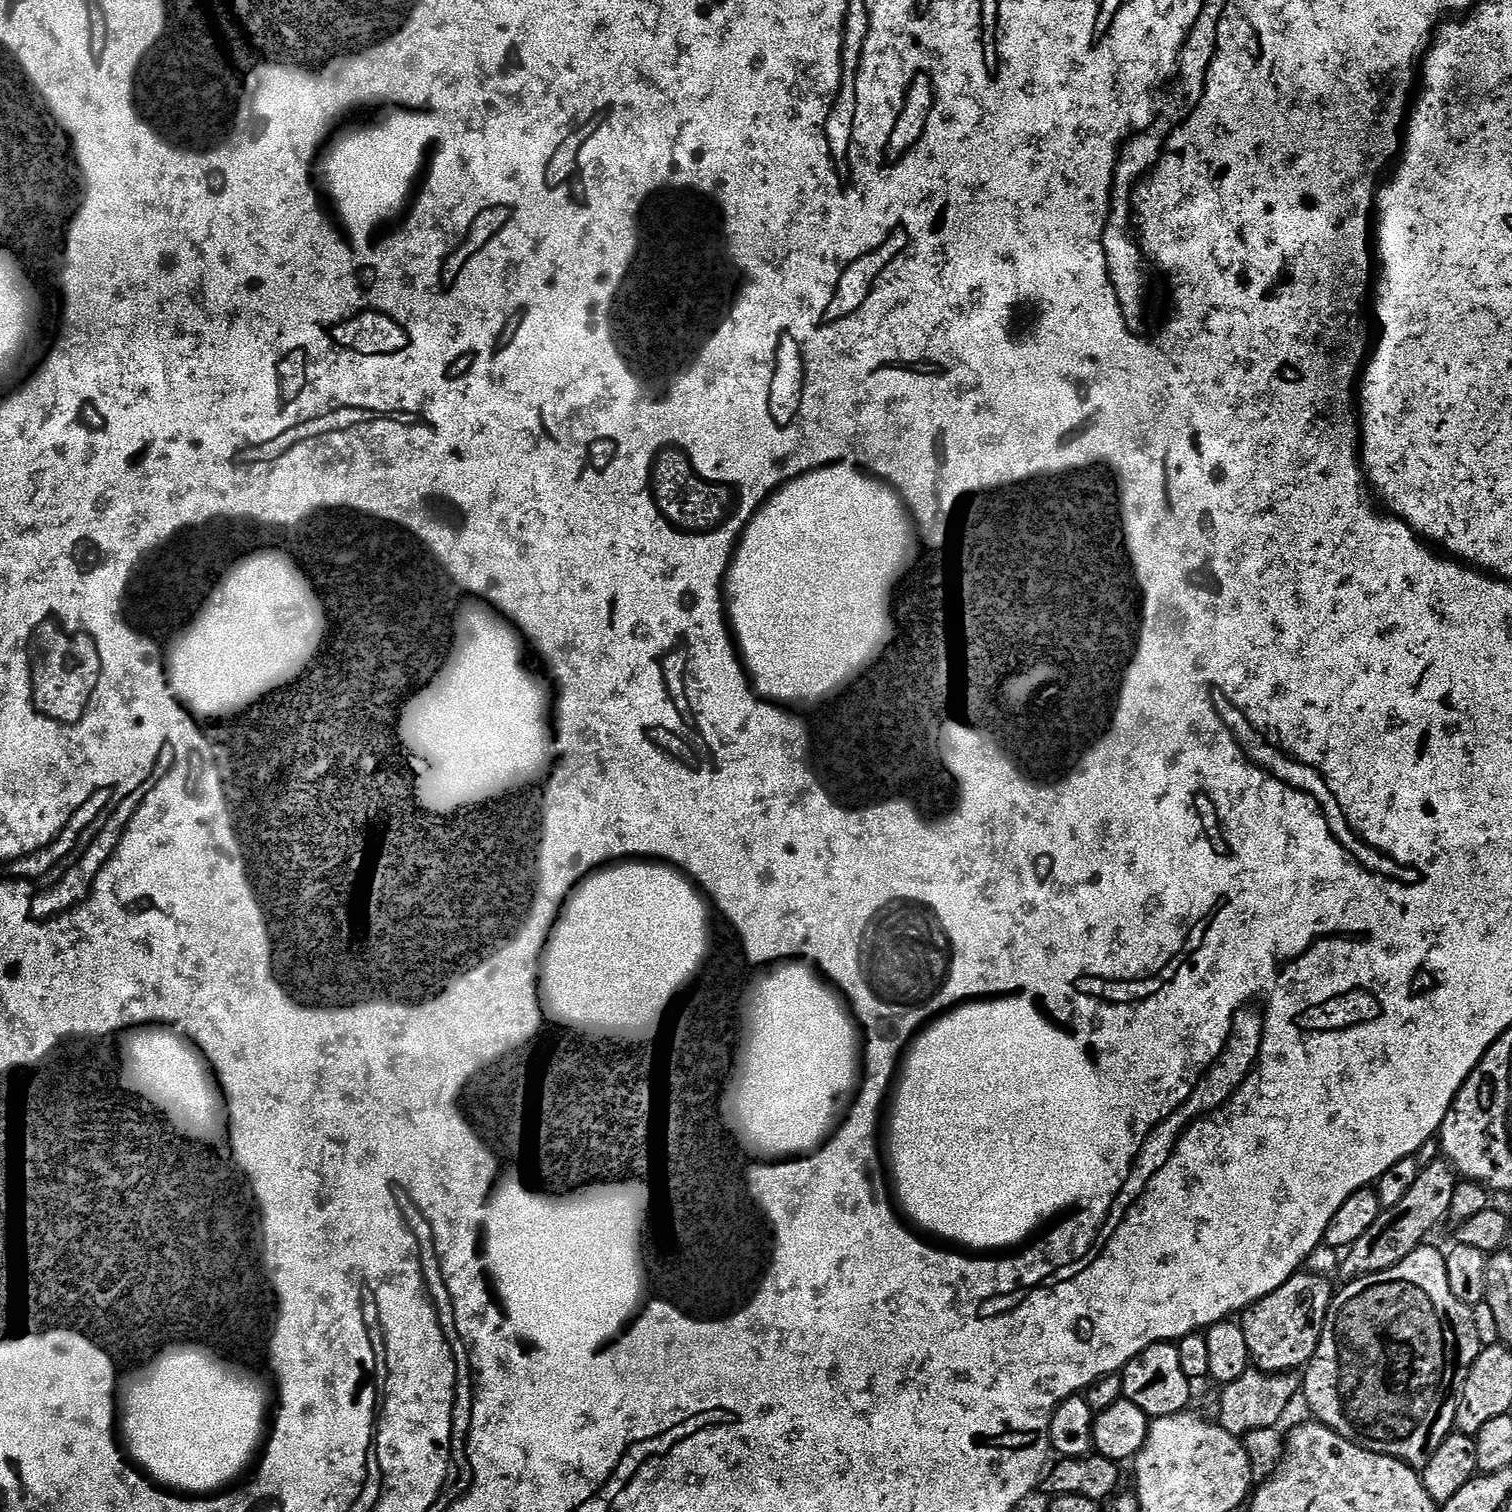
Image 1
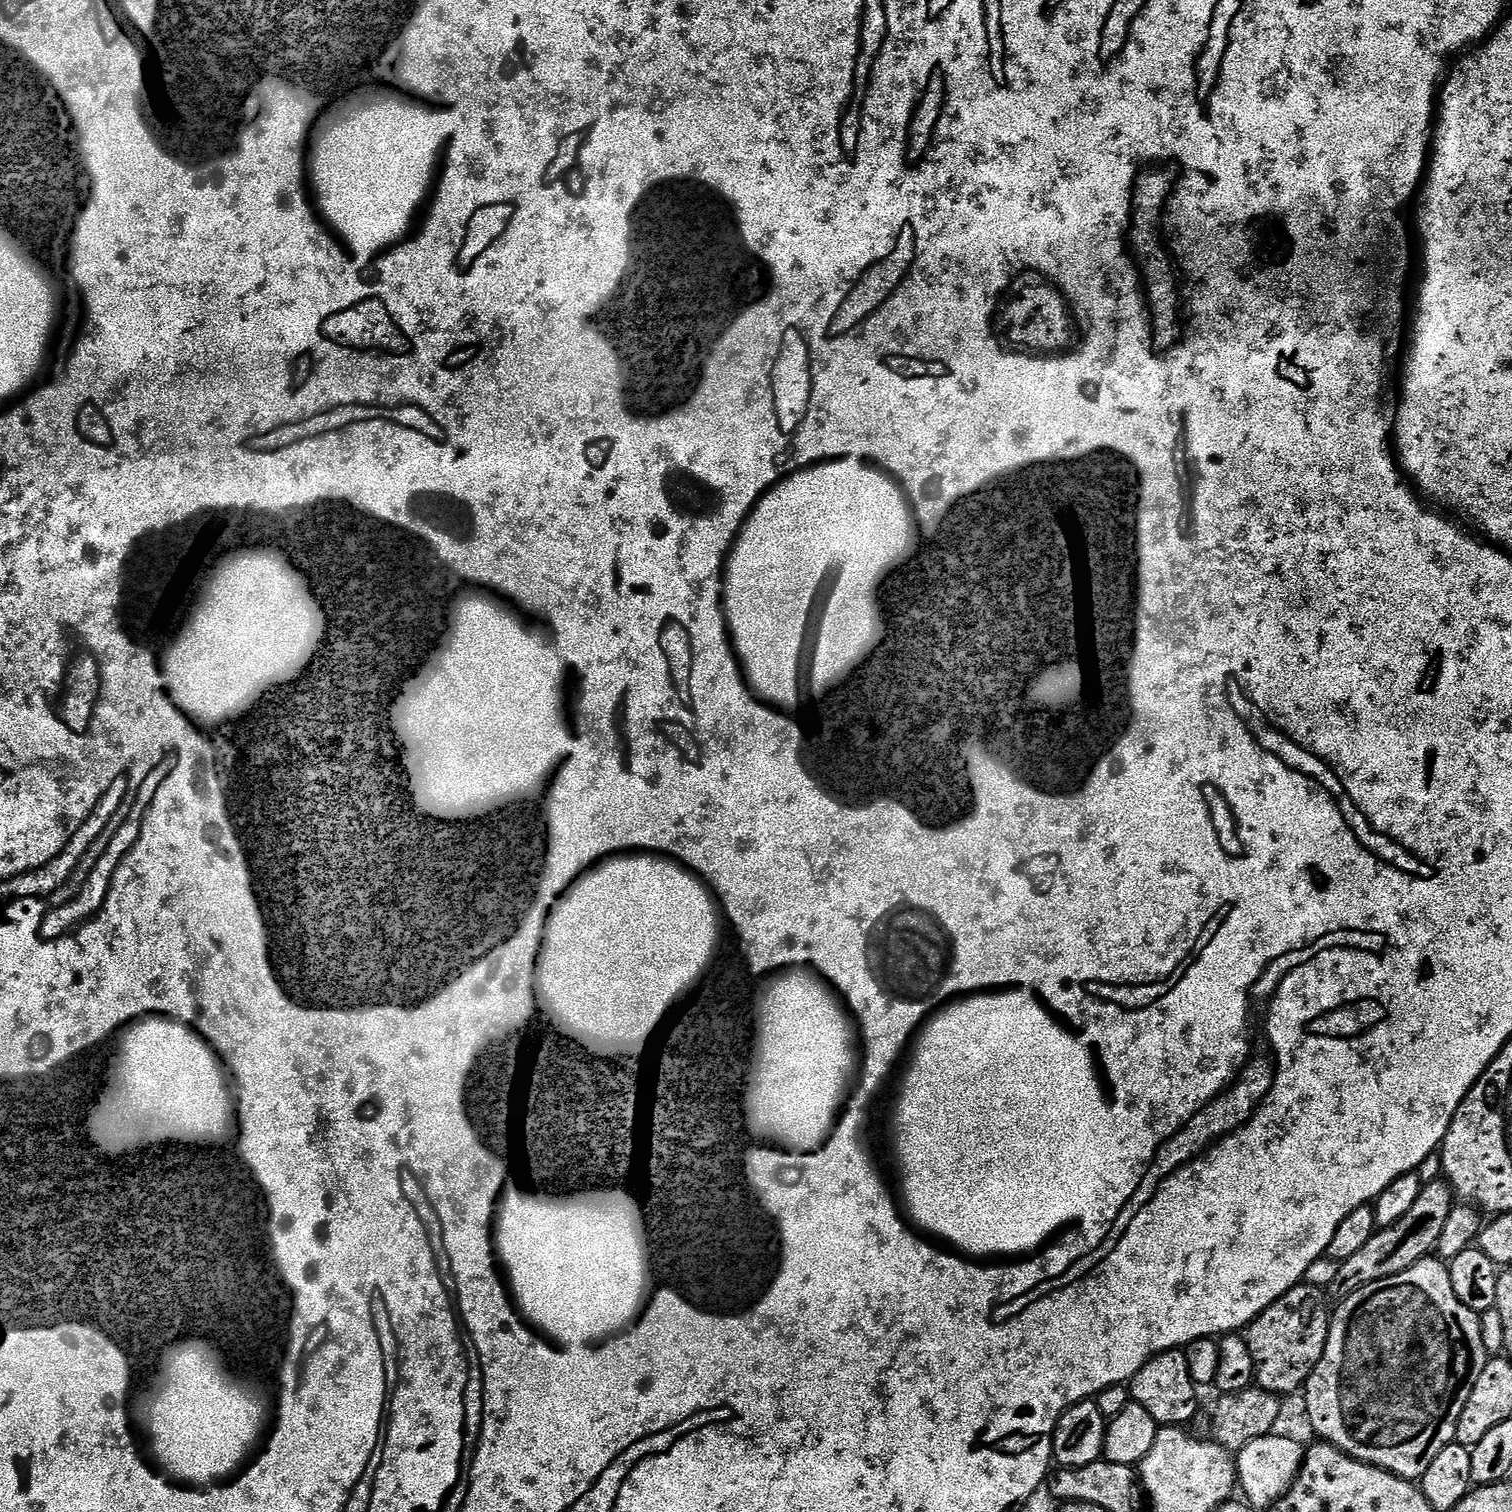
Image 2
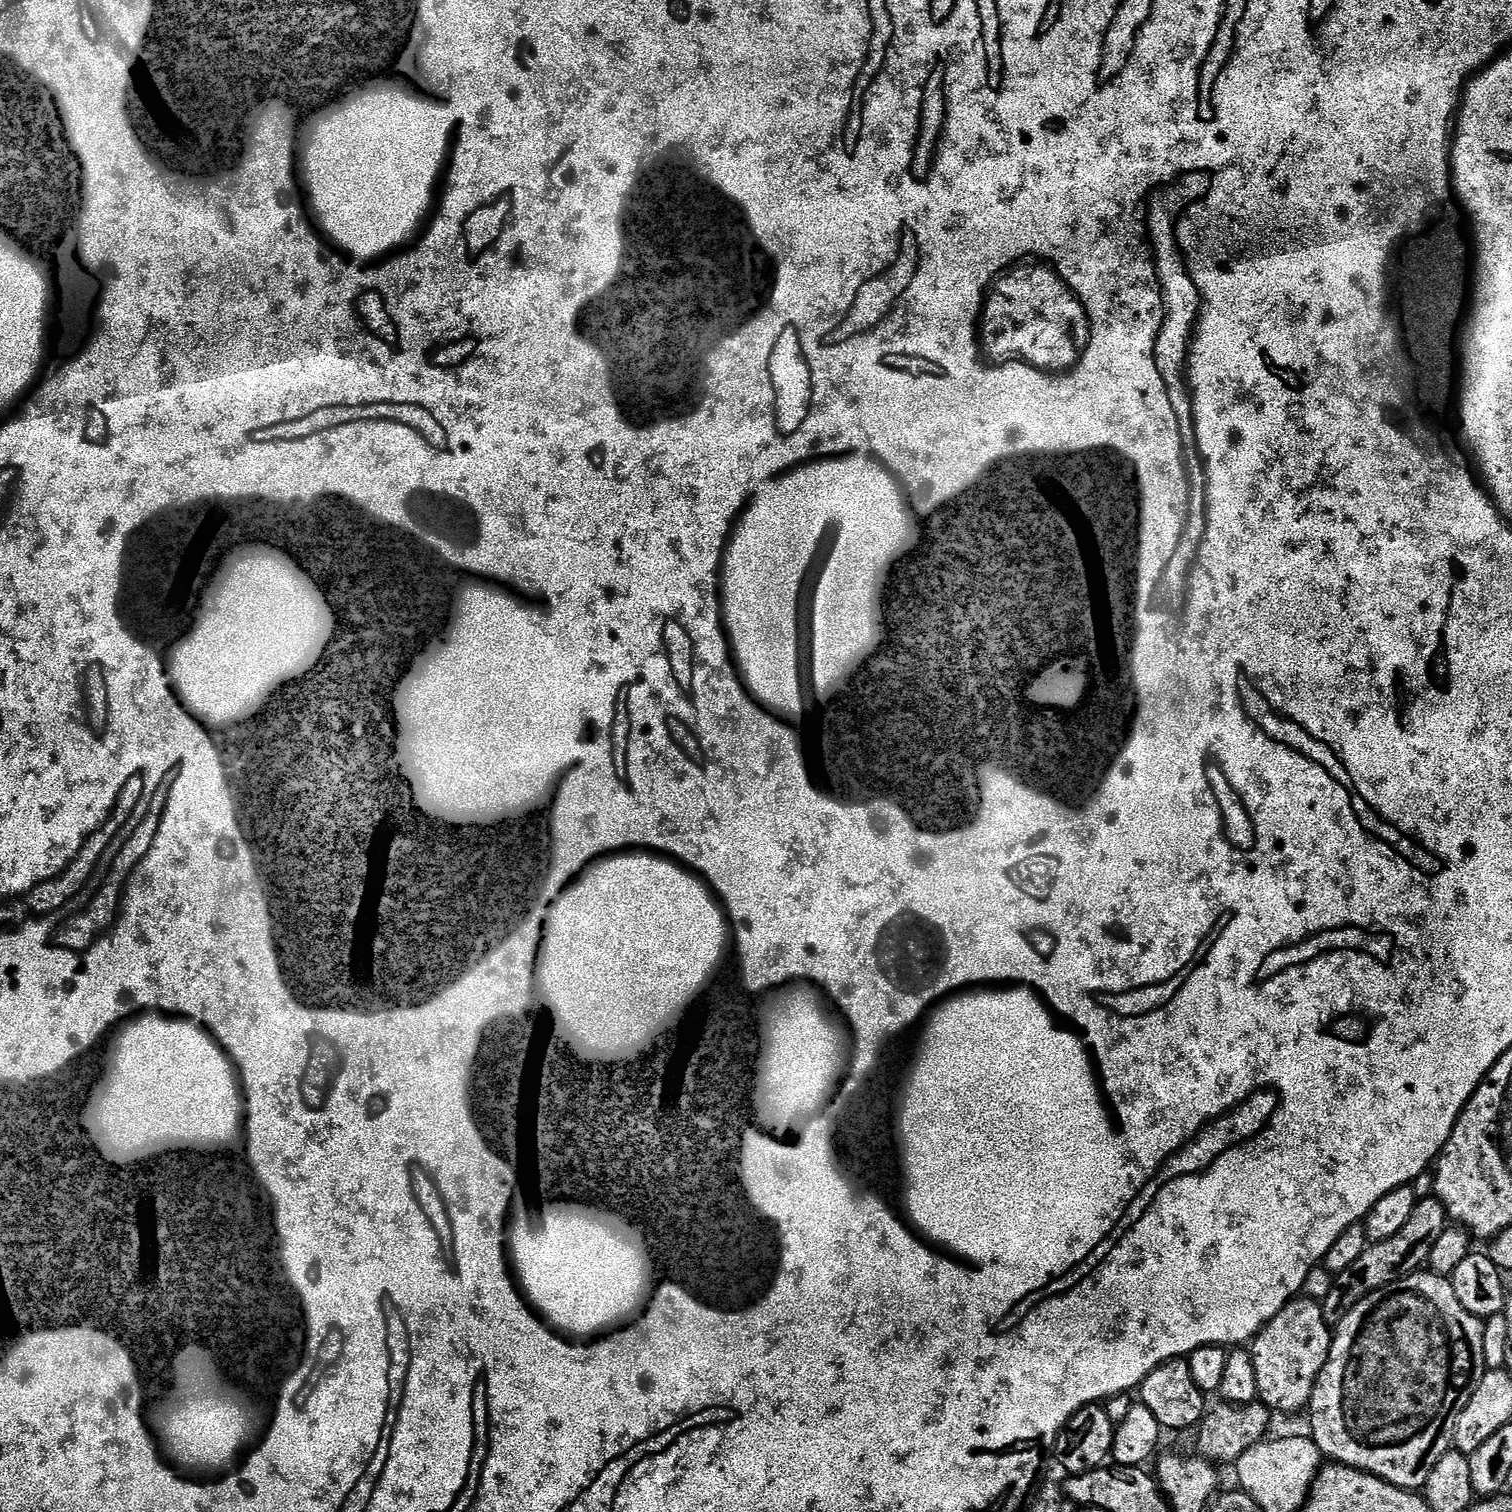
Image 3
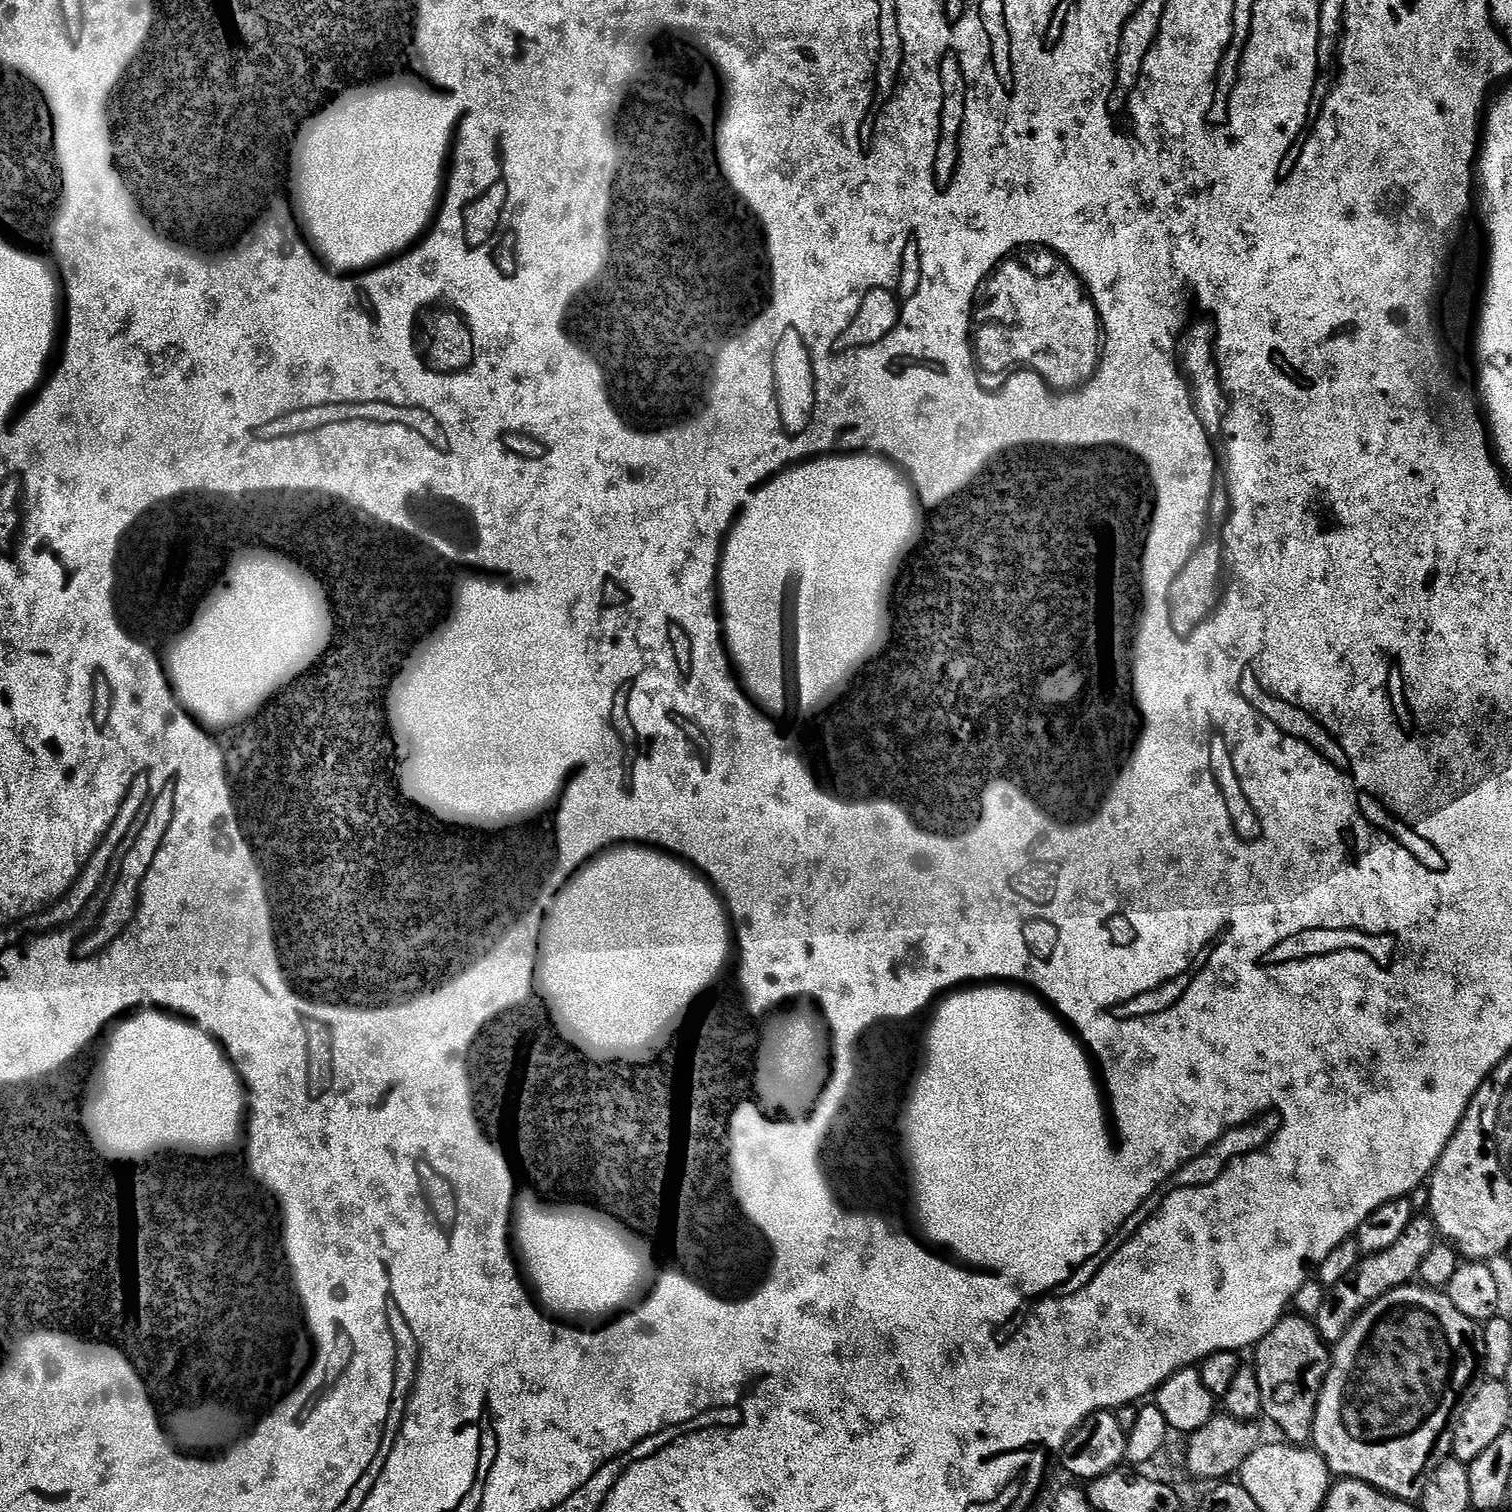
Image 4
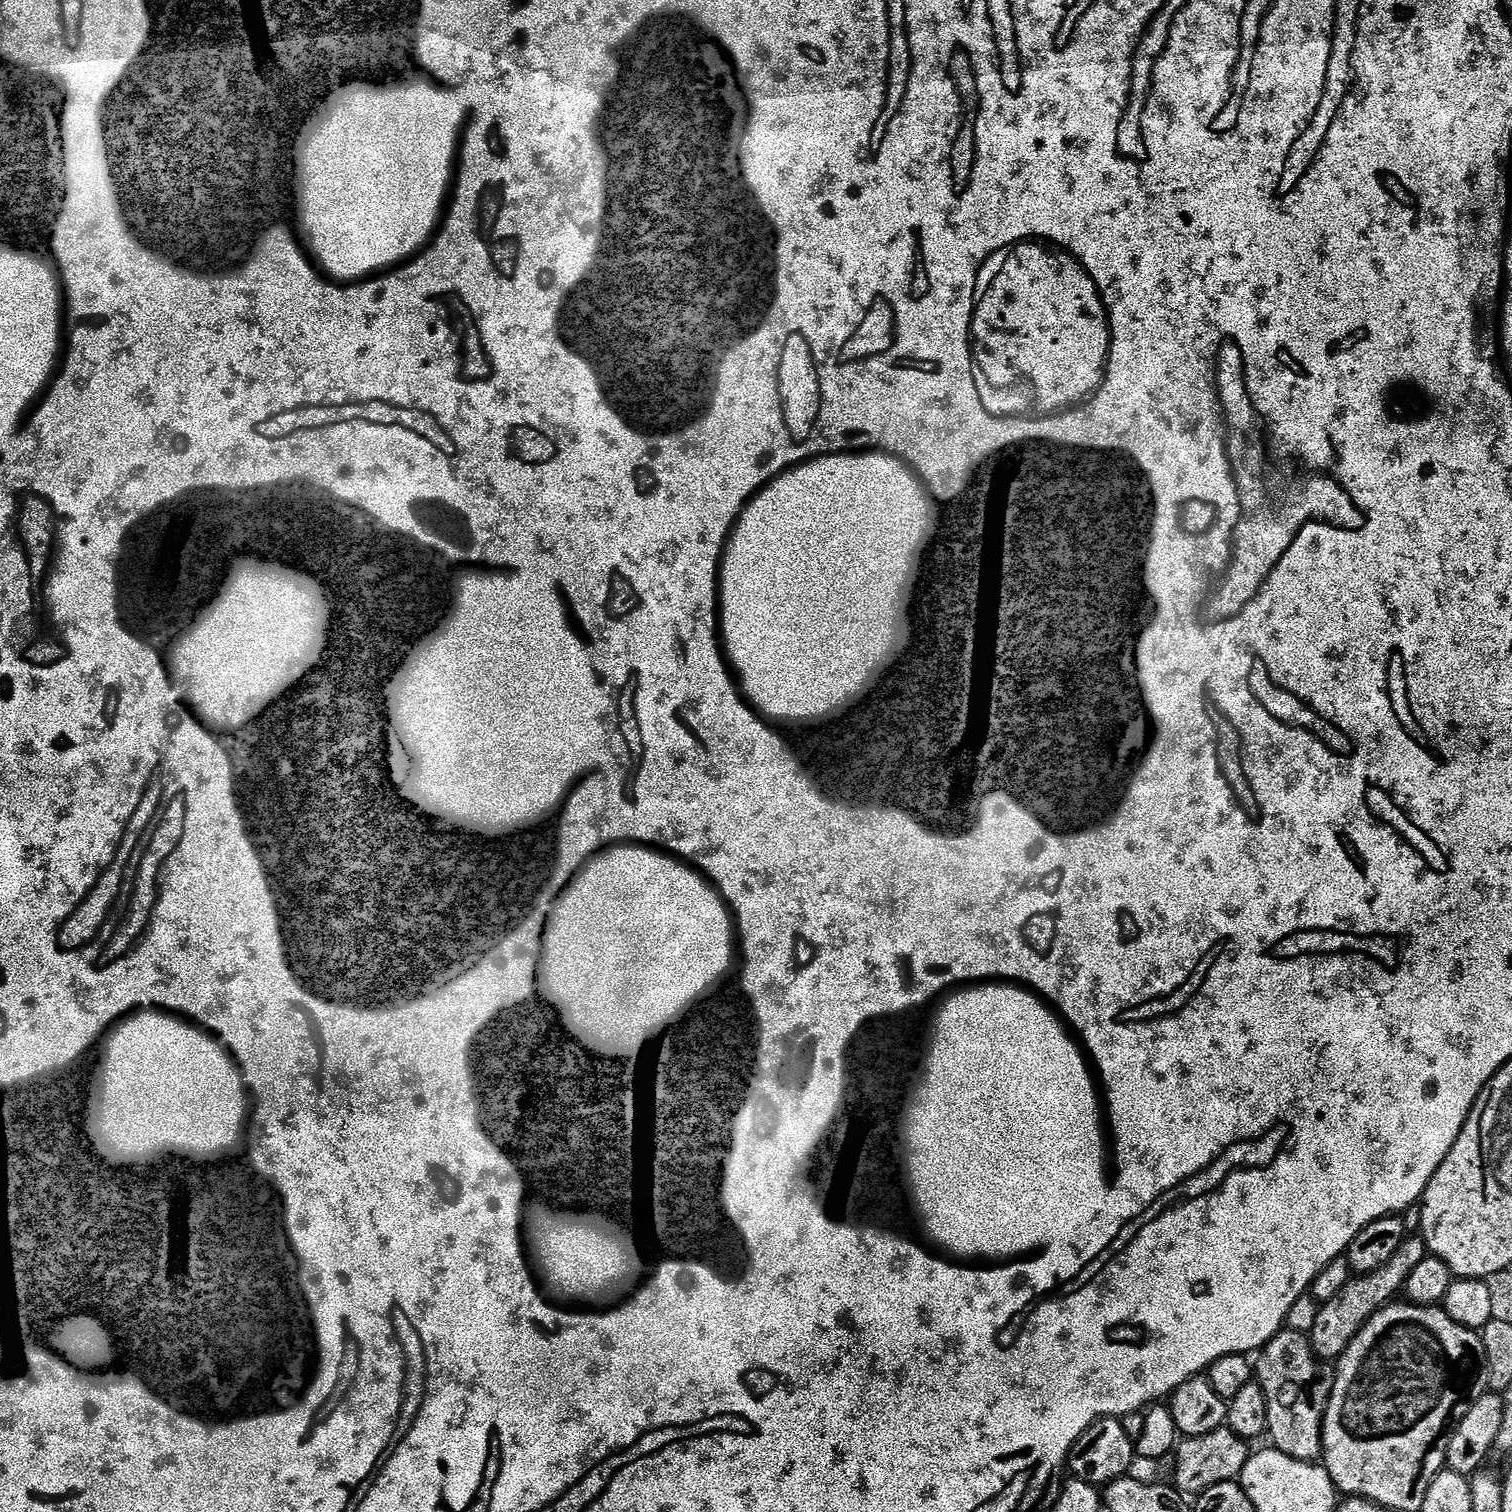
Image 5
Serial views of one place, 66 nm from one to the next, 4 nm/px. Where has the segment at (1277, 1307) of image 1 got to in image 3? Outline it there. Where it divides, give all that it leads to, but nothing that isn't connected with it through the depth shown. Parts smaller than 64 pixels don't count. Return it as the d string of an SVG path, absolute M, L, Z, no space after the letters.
M1293 1298L1250 1341L1254 1378L1258 1378L1258 1400L1273 1413L1307 1409L1322 1366L1330 1354L1333 1329L1324 1321L1324 1309L1315 1300Z

